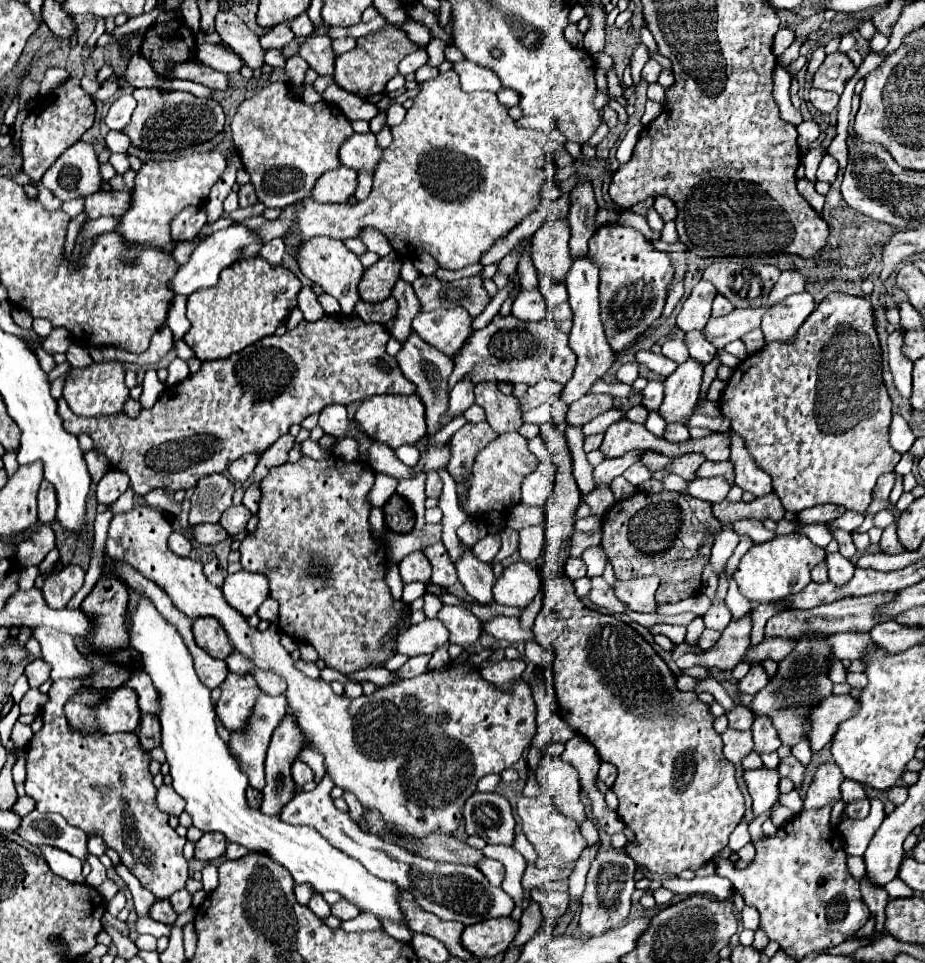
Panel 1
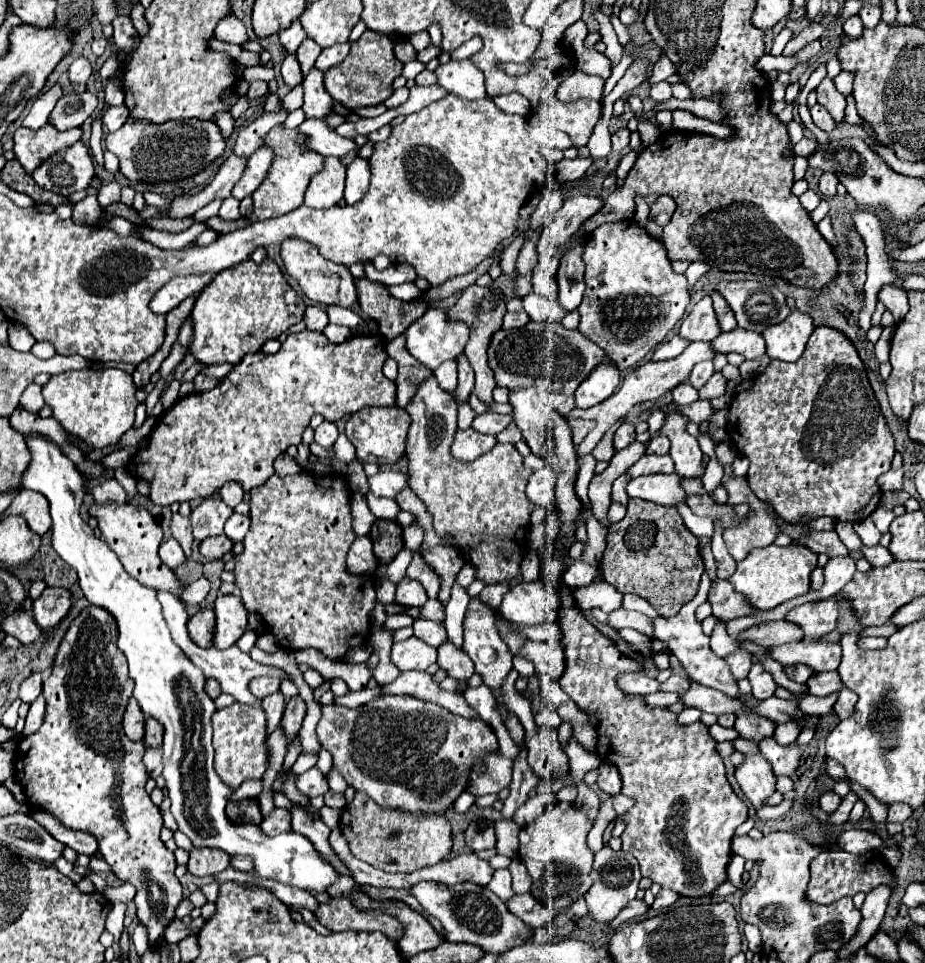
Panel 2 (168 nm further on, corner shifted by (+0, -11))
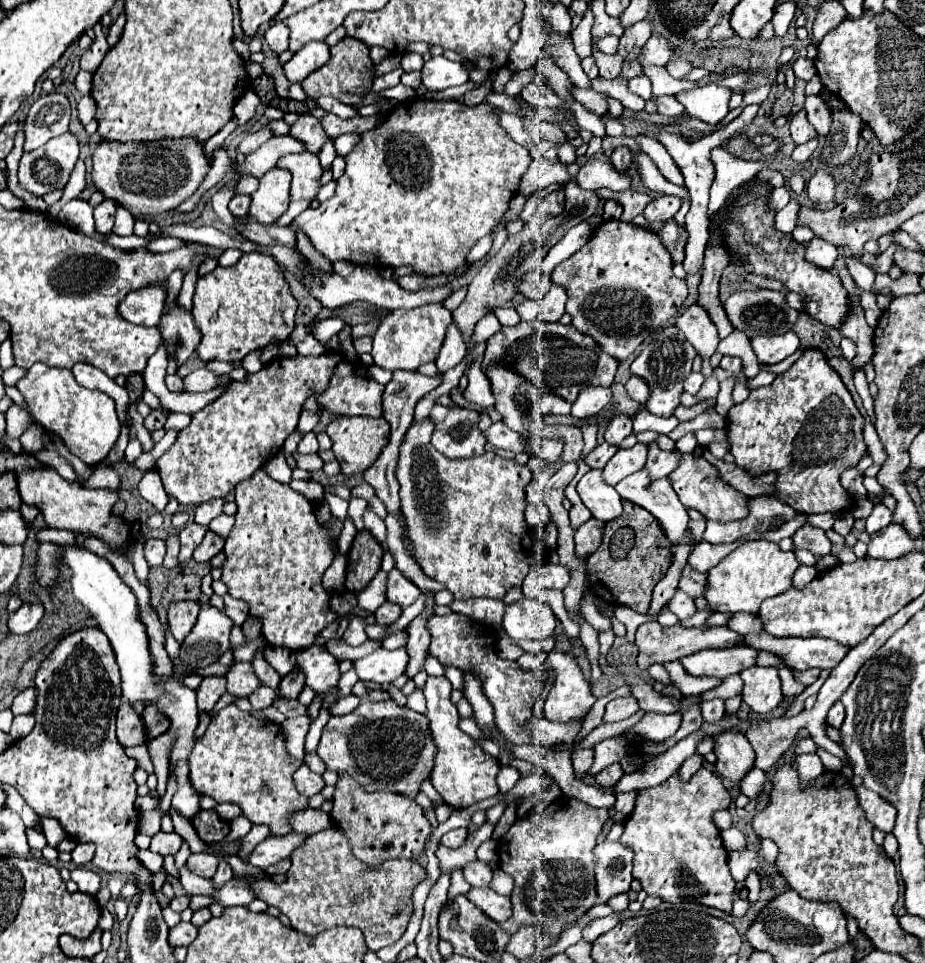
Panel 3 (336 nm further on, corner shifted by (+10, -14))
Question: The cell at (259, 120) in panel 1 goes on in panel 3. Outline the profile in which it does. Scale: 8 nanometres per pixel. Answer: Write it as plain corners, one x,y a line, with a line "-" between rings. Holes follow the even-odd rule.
269,170
259,180
259,188
251,194
249,216
253,216
261,224
273,224
289,206
289,182
289,170

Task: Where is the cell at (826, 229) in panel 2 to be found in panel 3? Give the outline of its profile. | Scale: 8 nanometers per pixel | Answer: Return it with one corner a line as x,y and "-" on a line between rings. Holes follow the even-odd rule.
815,236
809,242
809,246
807,246
807,260
815,262
819,266
825,266
825,270
831,270
835,258
837,258
837,248
831,242
827,242
827,240
819,238
819,236

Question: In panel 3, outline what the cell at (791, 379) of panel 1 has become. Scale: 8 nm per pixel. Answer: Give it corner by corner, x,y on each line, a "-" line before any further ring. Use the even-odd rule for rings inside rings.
805,348
801,358
783,374
779,374
773,384
761,386
749,394
741,404
731,406
727,414
727,440
729,450
735,456
735,464
753,476
773,472
777,476
773,498
791,506
803,514
847,514
853,508
853,496
841,486
841,474
855,468
861,458
867,456
867,446
863,442
865,420
857,410
847,386
841,376
829,366
827,356
819,348

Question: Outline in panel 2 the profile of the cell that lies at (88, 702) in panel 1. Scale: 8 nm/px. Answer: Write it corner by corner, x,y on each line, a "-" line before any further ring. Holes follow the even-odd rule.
133,697
129,699
129,705
127,705
127,711
125,711
125,717
123,717
123,729
125,729
125,735
131,741
143,741
145,715
143,715
139,703
135,703

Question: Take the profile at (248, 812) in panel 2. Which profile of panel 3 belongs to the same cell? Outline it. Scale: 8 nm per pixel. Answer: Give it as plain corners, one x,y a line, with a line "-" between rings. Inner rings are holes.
201,810
201,814
197,814
197,822
193,824
199,838
203,842
221,842
229,830
231,830
231,822
223,820
215,810

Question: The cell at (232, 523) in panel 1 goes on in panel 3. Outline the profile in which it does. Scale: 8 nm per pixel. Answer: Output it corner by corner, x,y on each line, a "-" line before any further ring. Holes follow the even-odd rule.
219,514
219,518
209,524
209,530
215,532
215,534
219,534
221,538
227,538
229,532
231,532
231,528
233,528
233,524
235,524
235,518
233,518
233,516

